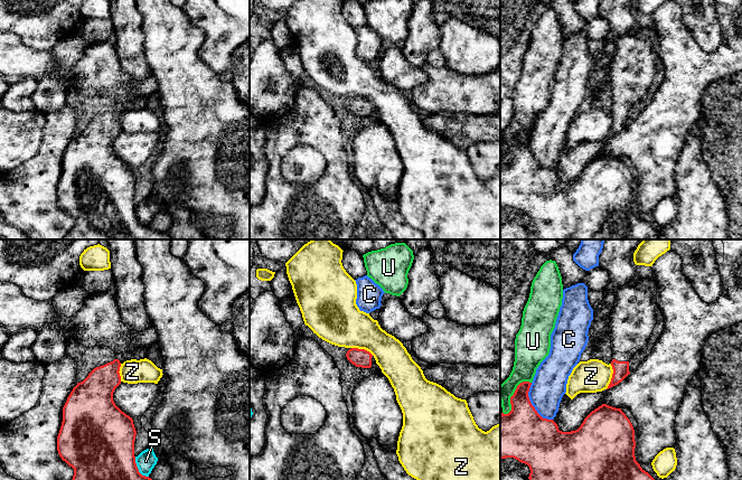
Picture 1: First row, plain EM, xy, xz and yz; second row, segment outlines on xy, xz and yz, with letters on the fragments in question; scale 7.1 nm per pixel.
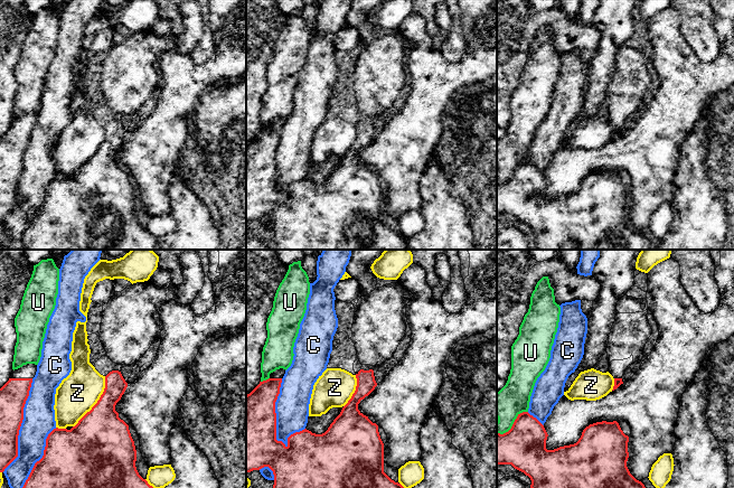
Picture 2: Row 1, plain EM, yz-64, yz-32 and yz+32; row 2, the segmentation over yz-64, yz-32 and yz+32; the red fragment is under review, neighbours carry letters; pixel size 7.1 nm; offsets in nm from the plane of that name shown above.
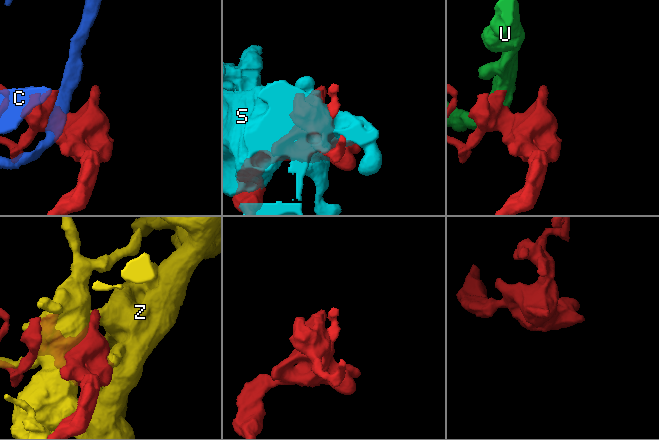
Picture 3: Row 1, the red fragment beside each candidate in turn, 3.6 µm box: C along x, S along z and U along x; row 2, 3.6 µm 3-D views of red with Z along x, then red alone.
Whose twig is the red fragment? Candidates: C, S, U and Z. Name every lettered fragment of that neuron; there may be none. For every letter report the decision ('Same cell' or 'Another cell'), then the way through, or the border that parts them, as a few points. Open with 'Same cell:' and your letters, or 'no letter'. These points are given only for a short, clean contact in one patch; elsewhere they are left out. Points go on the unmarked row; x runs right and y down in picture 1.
Same cell: no letter
C: Another cell
S: Another cell
U: Another cell
Z: Another cell

